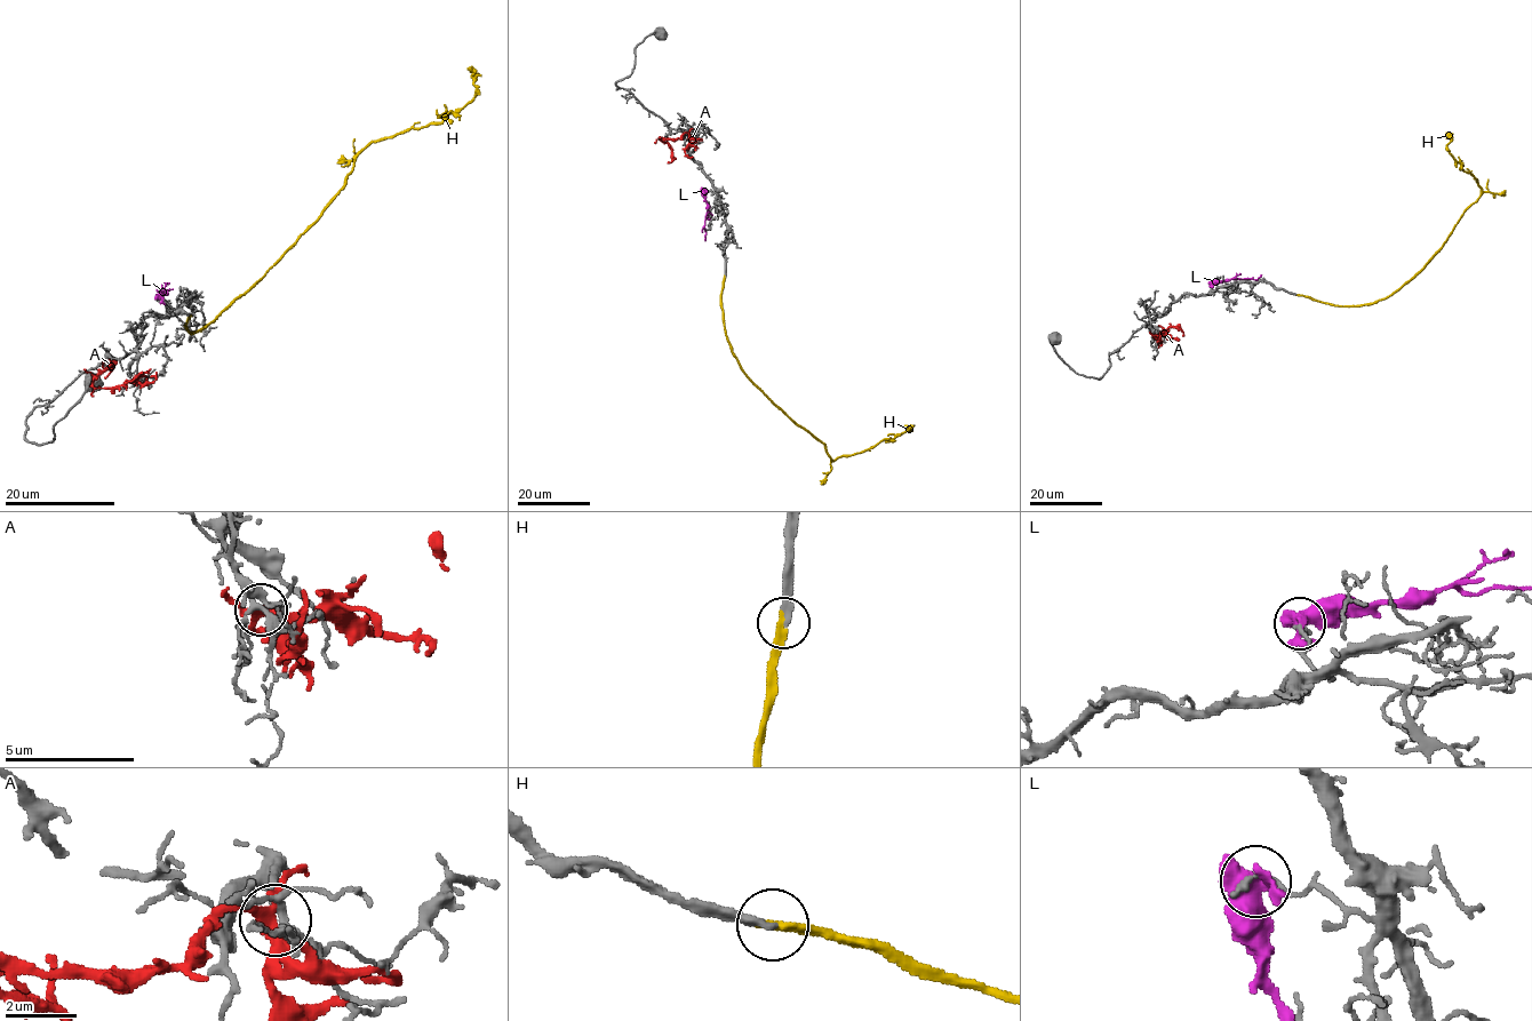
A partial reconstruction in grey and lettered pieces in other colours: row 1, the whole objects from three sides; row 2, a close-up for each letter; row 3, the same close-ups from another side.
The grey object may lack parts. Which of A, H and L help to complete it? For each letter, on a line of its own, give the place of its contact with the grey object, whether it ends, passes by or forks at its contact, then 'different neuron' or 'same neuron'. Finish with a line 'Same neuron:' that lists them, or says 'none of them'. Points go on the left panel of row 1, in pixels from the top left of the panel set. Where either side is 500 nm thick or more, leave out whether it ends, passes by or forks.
A: (137, 376) | it forks | different neuron
H: (191, 316) | it ends | same neuron
L: (160, 298) | it forks | different neuron
Same neuron: H

